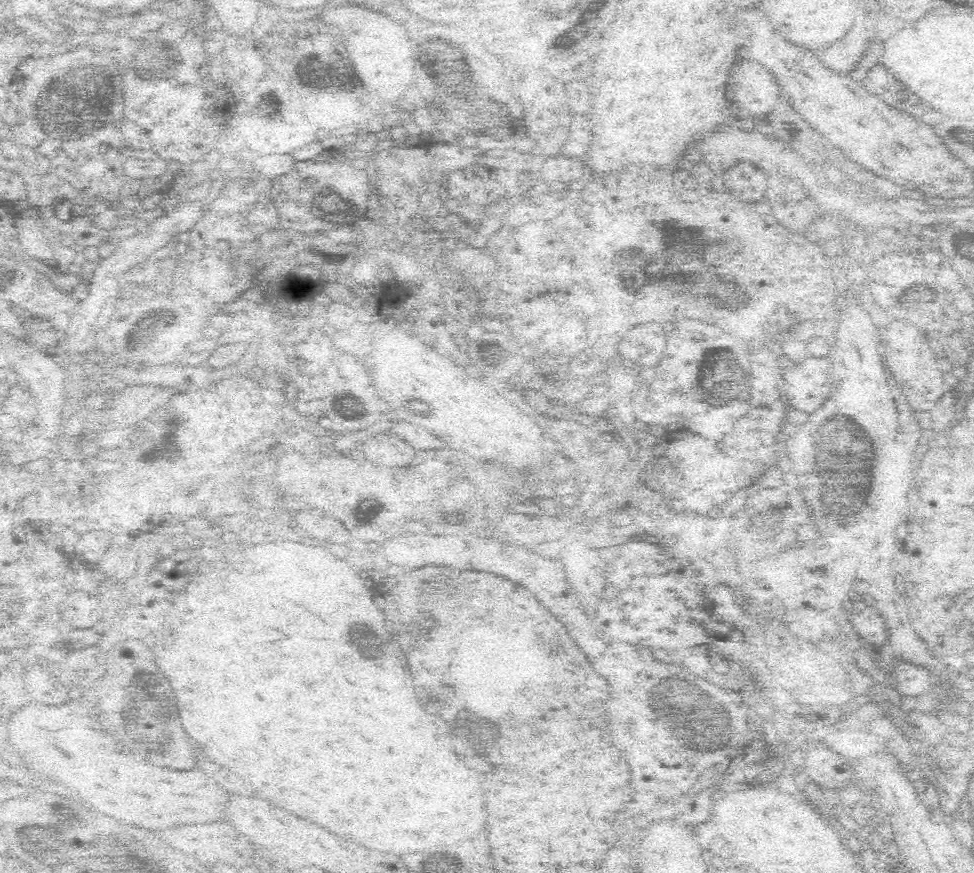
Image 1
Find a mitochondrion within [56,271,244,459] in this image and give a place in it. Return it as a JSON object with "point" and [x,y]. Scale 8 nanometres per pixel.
{"point":[149,326]}

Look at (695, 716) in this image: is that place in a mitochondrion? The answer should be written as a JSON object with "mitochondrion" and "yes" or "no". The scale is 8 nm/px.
{"mitochondrion":"yes"}

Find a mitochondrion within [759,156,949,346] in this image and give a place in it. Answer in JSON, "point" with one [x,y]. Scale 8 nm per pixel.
{"point":[912,295]}

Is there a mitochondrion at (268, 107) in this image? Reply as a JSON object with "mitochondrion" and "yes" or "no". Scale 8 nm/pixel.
{"mitochondrion":"yes"}

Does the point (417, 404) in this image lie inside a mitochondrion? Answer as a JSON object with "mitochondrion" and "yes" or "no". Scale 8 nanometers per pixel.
{"mitochondrion":"yes"}

